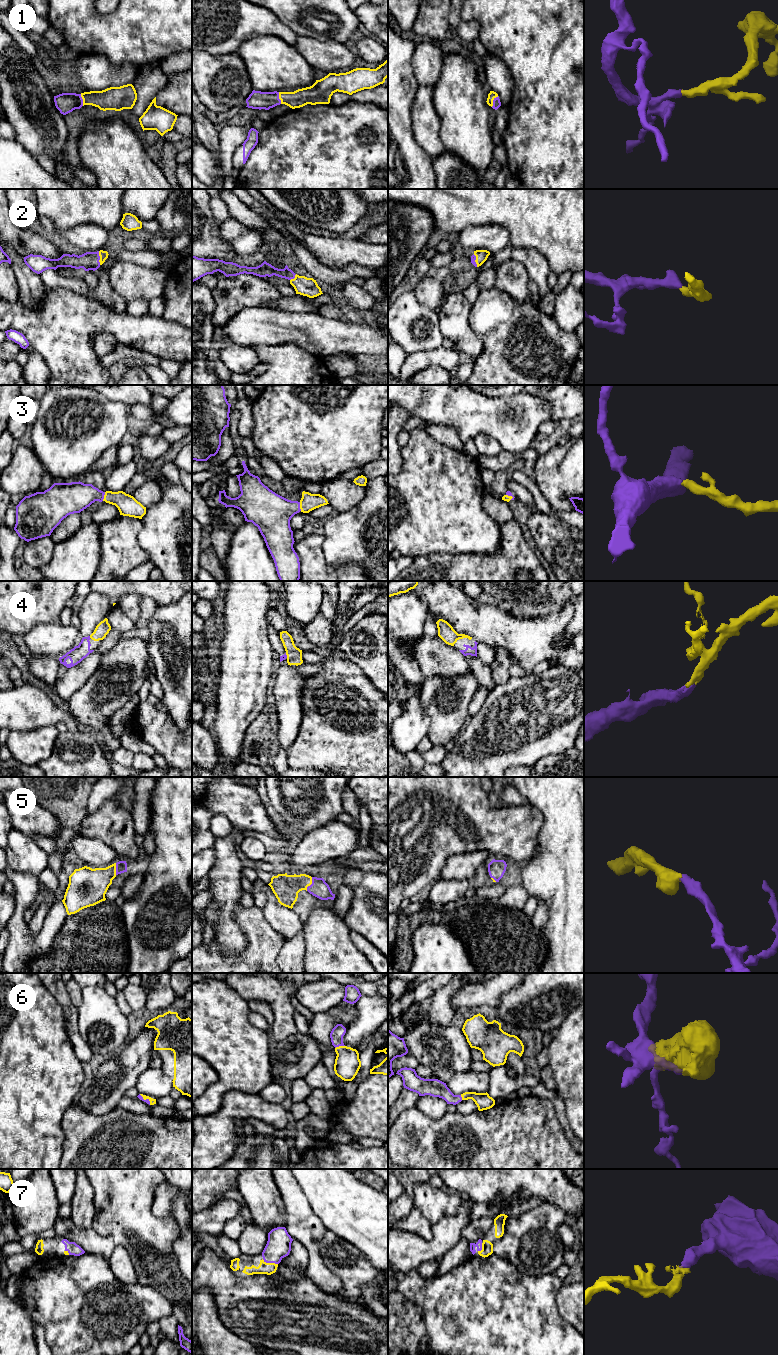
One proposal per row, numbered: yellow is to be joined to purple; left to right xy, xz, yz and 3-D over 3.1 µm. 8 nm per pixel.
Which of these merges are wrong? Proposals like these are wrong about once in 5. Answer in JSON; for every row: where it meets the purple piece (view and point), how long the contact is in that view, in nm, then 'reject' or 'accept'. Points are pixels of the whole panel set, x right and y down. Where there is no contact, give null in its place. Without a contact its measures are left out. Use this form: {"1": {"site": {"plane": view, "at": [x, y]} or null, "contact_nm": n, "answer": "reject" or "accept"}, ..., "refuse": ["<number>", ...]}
{"1": {"site": {"plane": "yz", "at": [493, 101]}, "contact_nm": 110, "answer": "accept"}, "2": {"site": {"plane": "xy", "at": [99, 258]}, "contact_nm": 110, "answer": "accept"}, "3": {"site": {"plane": "xy", "at": [103, 496]}, "contact_nm": 80, "answer": "accept"}, "4": {"site": {"plane": "xz", "at": [286, 655]}, "contact_nm": 40, "answer": "accept"}, "5": {"site": {"plane": "xz", "at": [311, 884]}, "contact_nm": 120, "answer": "accept"}, "6": {"site": {"plane": "xz", "at": [339, 1045]}, "contact_nm": 80, "answer": "accept"}, "7": {"site": {"plane": "xz", "at": [270, 1262]}, "contact_nm": 130, "answer": "accept"}, "refuse": []}

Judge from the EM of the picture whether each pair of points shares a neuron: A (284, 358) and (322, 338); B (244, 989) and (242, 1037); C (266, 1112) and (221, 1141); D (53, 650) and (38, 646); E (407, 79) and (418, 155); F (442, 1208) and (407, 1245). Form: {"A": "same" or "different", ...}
{"A": "different", "B": "different", "C": "same", "D": "same", "E": "same", "F": "different"}

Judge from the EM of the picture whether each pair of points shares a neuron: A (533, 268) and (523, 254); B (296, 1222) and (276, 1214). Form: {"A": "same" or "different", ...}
{"A": "same", "B": "different"}

